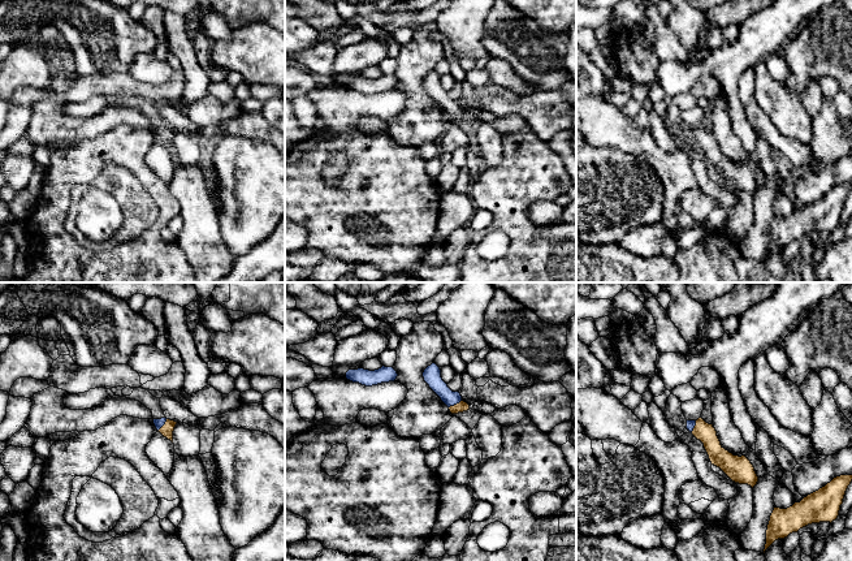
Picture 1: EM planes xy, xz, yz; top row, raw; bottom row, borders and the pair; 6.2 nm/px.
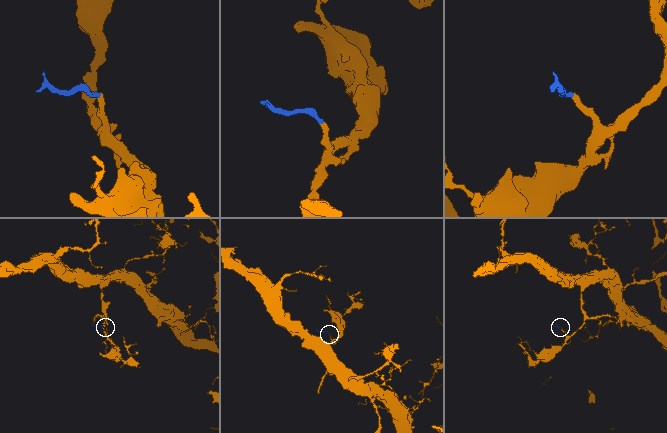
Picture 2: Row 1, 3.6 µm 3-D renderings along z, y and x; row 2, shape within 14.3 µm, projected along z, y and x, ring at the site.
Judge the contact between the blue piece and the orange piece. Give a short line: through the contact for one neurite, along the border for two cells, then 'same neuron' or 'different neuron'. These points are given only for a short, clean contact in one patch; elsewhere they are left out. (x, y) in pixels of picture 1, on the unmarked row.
line xz (432, 82), (436, 93), (454, 112), (462, 115); same neuron

